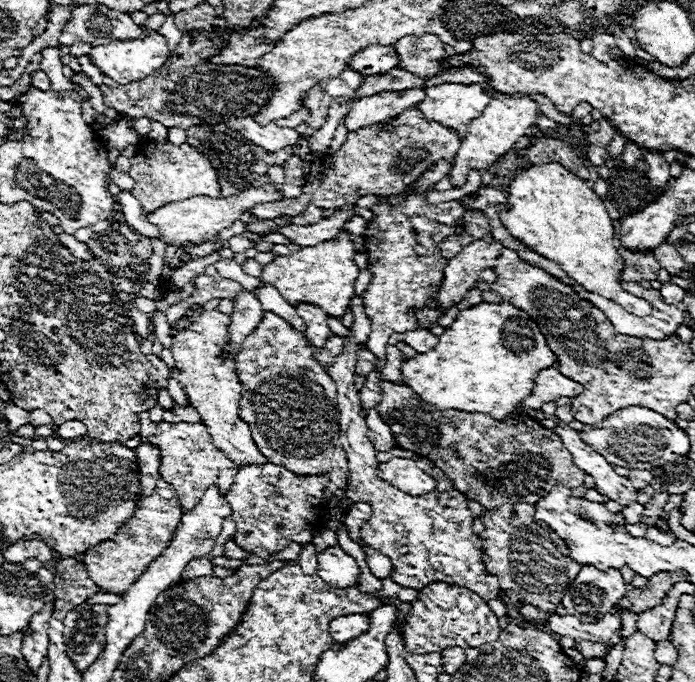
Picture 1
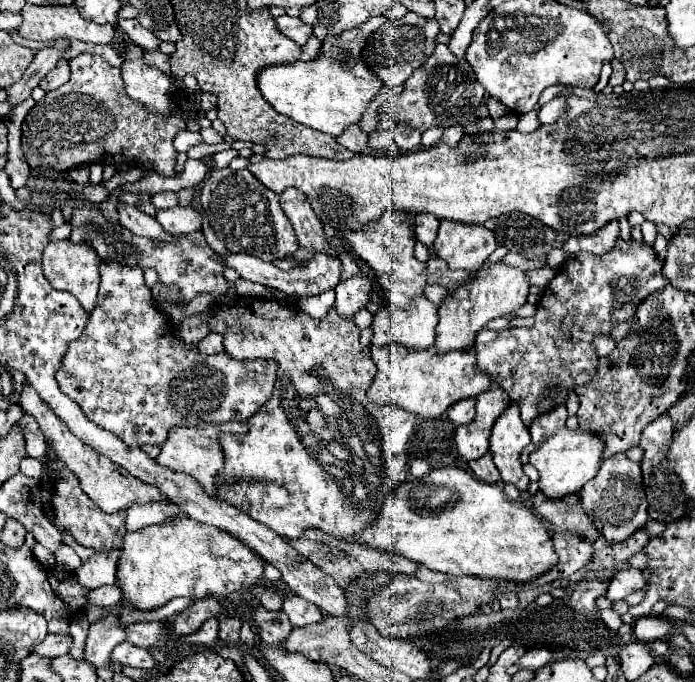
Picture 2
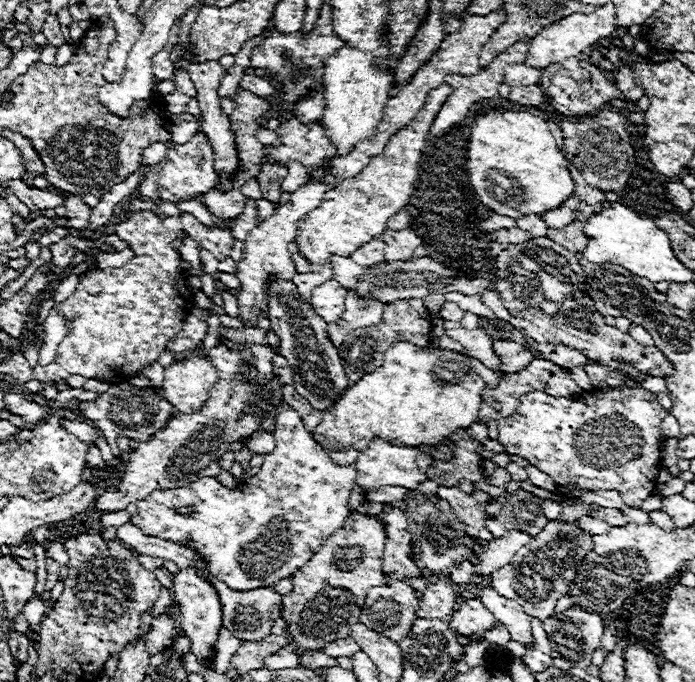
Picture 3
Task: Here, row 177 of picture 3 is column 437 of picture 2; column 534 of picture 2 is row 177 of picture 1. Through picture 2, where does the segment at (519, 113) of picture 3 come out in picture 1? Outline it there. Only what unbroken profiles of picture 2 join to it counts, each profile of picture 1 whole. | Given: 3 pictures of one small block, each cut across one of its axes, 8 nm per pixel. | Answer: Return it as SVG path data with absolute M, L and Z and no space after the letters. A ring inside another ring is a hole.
M550 162L550 164L542 164L542 166L524 168L510 182L506 192L508 192L508 204L512 208L510 210L502 208L502 224L506 224L506 230L512 236L518 236L518 240L522 240L522 244L526 244L530 250L538 252L540 256L554 260L584 290L600 294L608 300L614 300L616 304L620 304L622 308L626 308L628 312L632 312L636 316L650 316L652 314L652 306L648 304L648 300L638 298L638 296L634 296L634 294L630 294L628 290L622 288L624 258L618 254L618 250L612 244L612 240L614 240L612 218L608 216L604 204L598 200L594 190L588 188L586 180L580 180L578 176L574 176L572 172L562 168L560 164Z

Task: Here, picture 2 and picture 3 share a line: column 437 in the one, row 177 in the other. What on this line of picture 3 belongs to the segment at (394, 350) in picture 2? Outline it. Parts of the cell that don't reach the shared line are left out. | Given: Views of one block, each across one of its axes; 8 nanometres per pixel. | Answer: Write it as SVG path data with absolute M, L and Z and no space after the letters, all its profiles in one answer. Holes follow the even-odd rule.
M450 86L434 90L422 112L406 128L402 128L402 132L394 134L388 140L386 152L382 152L382 156L374 156L374 160L370 160L370 164L360 174L344 180L340 186L326 192L322 204L300 220L296 244L300 246L300 254L306 256L312 264L310 276L294 278L294 284L298 284L304 300L310 300L308 294L314 286L324 284L332 278L330 256L350 256L362 244L382 234L388 228L388 220L408 204L408 198L414 190L414 182L418 178L418 164L430 134L430 126L438 114L438 108L444 104L450 92Z

